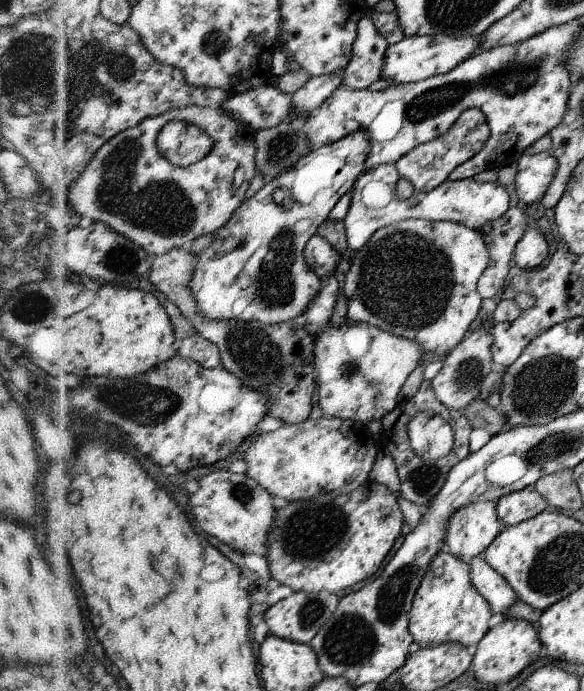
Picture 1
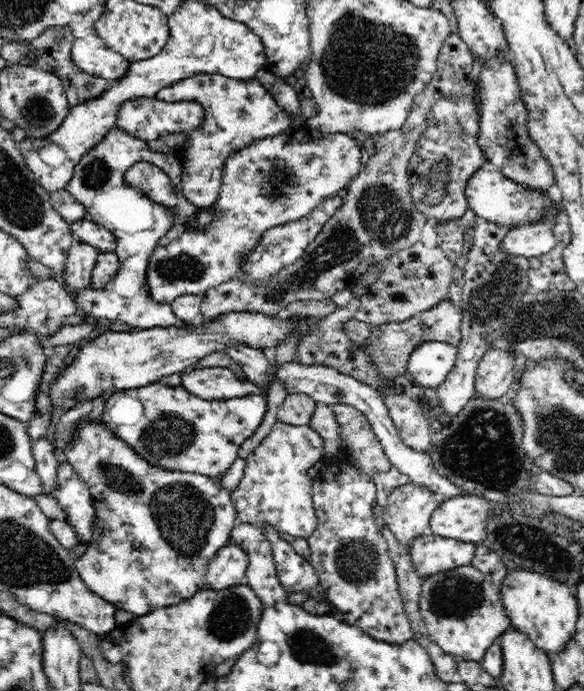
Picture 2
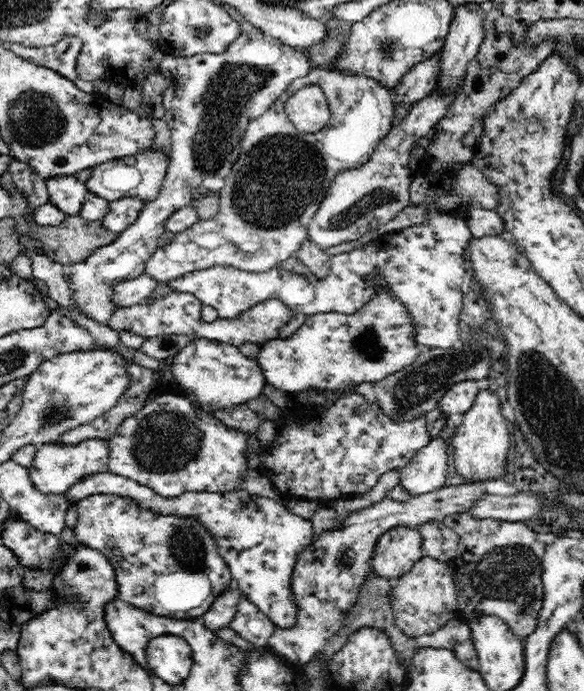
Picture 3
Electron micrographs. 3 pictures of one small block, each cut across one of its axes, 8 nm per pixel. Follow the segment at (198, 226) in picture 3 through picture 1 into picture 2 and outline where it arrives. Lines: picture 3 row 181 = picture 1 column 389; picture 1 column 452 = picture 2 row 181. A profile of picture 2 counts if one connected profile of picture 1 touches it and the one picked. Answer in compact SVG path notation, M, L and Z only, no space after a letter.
M307 126L291 127L288 130L266 136L234 151L223 164L222 185L218 201L214 204L214 218L202 231L181 229L180 237L168 246L157 247L149 258L147 284L150 296L158 304L171 305L175 298L184 294L199 295L215 285L238 278L244 271L245 258L262 236L270 230L286 223L293 223L309 215L320 204L338 190L350 184L364 166L360 161L362 152L350 134L320 132Z

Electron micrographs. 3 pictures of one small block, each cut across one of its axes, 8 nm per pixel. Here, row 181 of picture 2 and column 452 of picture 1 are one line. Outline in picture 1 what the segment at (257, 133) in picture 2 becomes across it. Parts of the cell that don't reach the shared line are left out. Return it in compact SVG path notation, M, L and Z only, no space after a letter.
M384 164L366 170L352 190L350 213L343 221L346 226L347 246L360 251L381 229L409 219L425 219L431 222L449 221L462 223L474 231L496 221L510 209L510 188L497 183L475 182L473 178L460 181L445 181L438 188L410 200L400 200L398 196L399 172L395 164Z

